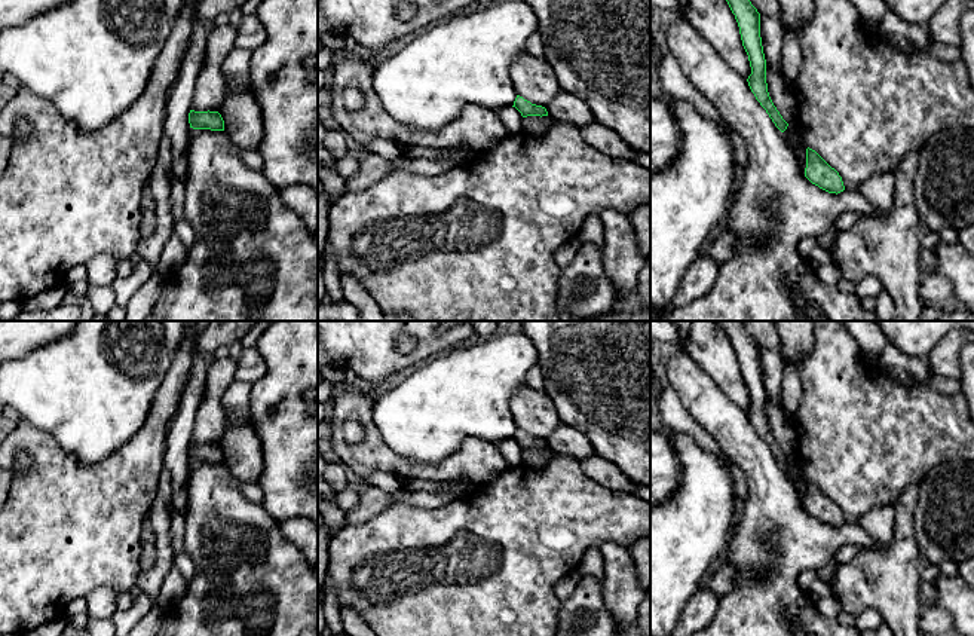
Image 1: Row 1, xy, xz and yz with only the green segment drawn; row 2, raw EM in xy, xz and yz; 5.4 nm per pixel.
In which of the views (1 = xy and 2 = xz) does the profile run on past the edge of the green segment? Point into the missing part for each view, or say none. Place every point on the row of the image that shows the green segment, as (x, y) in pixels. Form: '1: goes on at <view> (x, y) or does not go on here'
1: does not go on here
2: does not go on here

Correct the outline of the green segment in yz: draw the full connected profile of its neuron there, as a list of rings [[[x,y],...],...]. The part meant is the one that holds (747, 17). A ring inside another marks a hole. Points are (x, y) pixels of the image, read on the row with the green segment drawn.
[[[726,0],[739,27],[742,46],[748,55],[751,74],[747,82],[756,100],[766,110],[775,126],[784,132],[788,123],[774,106],[766,83],[766,59],[760,37],[760,16],[779,21],[779,0]]]

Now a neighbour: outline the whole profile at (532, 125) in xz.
[[[549,116],[523,117],[523,134],[527,137],[543,135],[552,126],[552,123],[554,120]]]

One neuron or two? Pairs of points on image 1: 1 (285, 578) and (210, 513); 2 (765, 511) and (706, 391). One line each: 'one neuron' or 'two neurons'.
1: one neuron
2: one neuron

